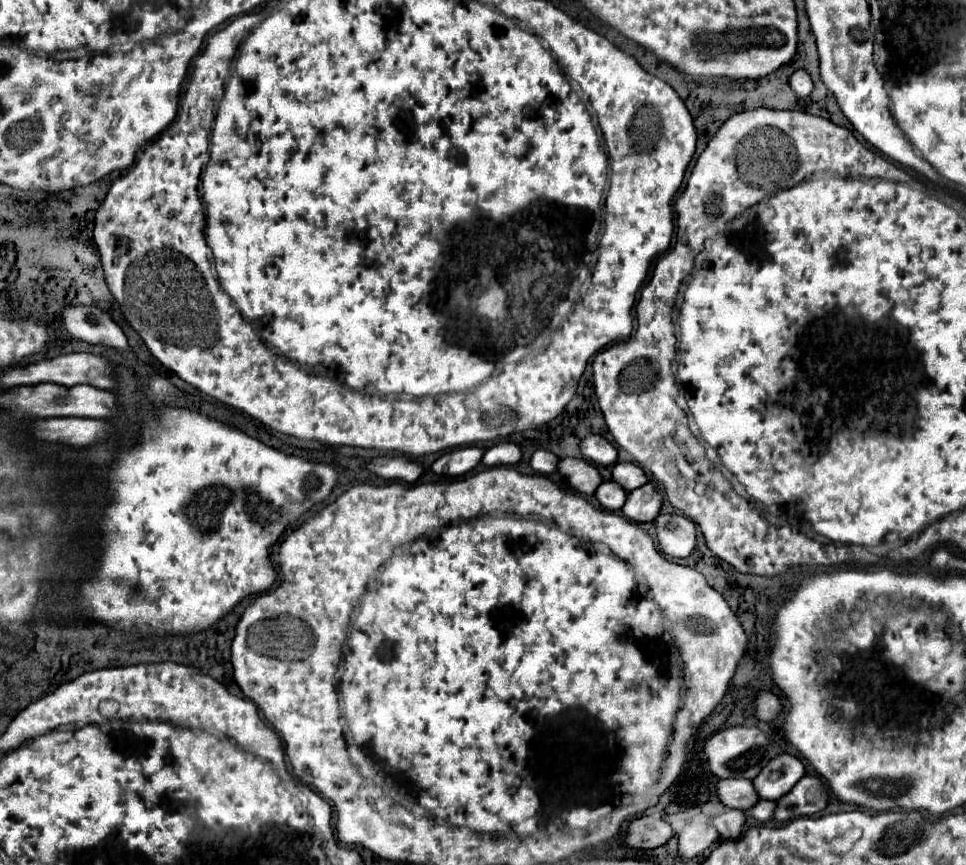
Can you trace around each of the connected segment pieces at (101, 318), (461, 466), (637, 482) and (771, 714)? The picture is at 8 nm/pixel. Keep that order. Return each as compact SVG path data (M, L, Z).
M69 307L63 311L63 323L73 337L91 345L113 347L117 351L131 349L121 327L97 307Z
M459 447L459 449L453 449L445 455L441 455L433 465L431 469L437 473L437 475L447 475L447 477L461 477L469 471L473 471L479 461L483 459L483 449L481 447Z
M617 463L613 467L613 481L617 481L619 485L623 485L625 491L633 491L633 489L643 487L649 481L649 477L635 463Z
M761 691L755 703L757 703L757 709L755 709L757 719L767 721L767 723L775 721L777 715L783 711L783 701L775 693L769 693L769 691Z

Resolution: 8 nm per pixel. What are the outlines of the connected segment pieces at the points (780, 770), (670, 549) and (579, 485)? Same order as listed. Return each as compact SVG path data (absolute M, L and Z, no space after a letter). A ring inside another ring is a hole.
M777 755L771 763L767 763L767 767L763 767L763 771L755 777L755 787L759 791L761 799L769 799L769 801L779 801L783 795L787 795L787 791L791 791L791 787L795 787L795 783L805 775L805 765L789 755Z
M661 513L655 521L660 552L675 559L689 557L697 543L697 529L691 519L677 513Z
M561 459L559 461L559 473L565 477L567 485L583 495L593 495L597 487L603 483L599 471L585 459Z

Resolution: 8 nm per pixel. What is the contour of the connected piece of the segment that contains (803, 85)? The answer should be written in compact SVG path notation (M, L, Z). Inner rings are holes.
M805 69L795 71L789 77L789 85L797 93L797 97L809 97L811 91L813 91L813 81L811 81L811 77L809 77L809 73Z

